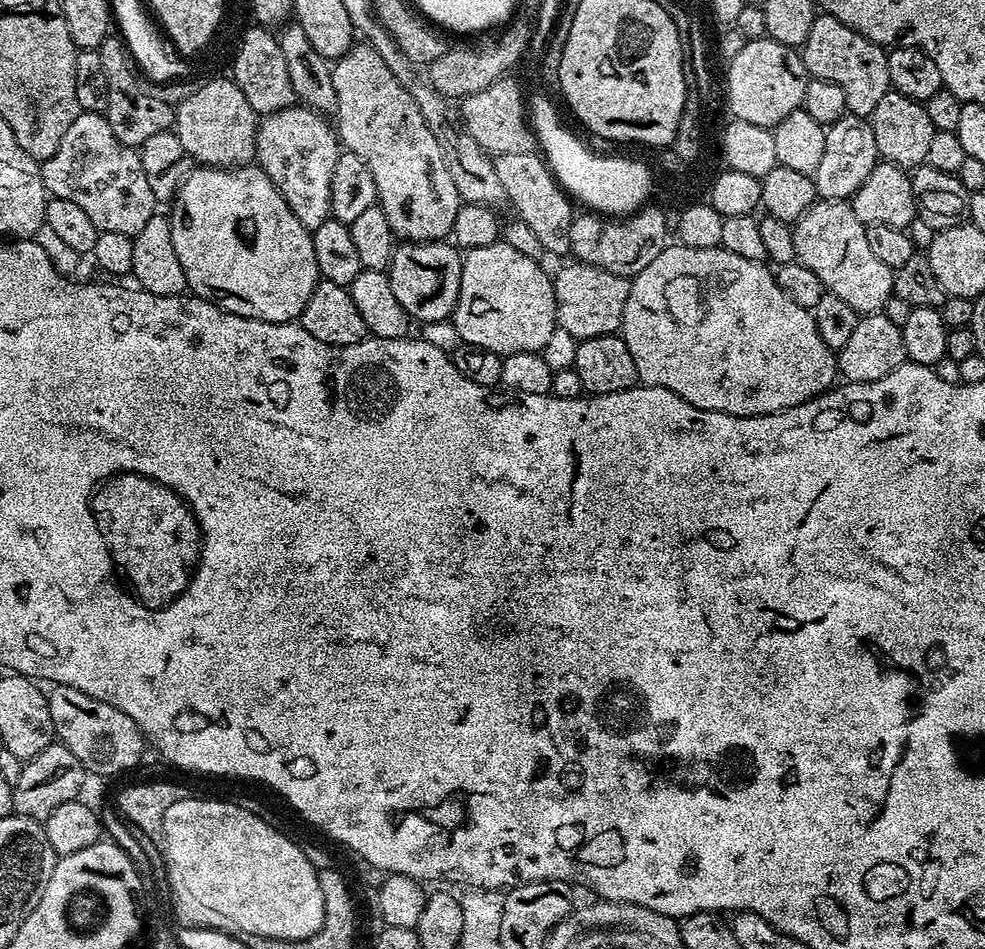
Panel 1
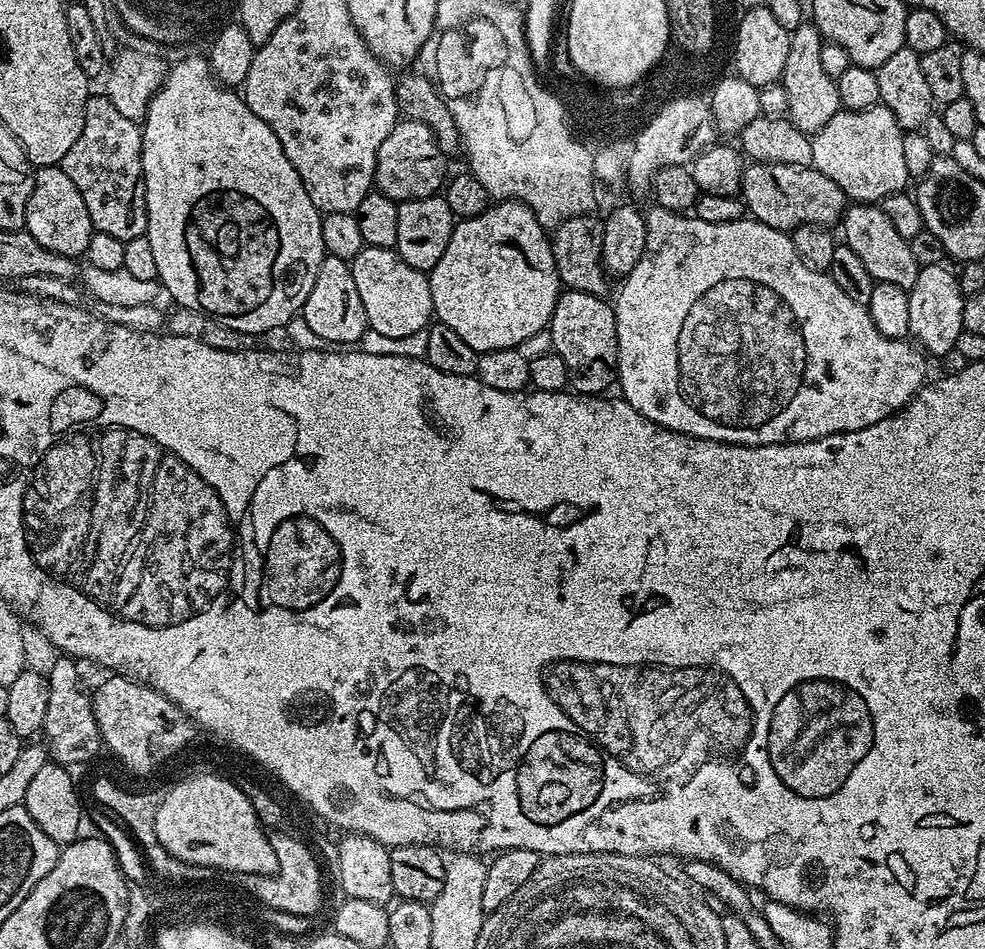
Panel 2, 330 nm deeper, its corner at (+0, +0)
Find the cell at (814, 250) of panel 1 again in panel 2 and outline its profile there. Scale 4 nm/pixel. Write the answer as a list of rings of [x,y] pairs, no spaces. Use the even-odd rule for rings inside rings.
[[[749,163],[741,178],[740,192],[751,219],[781,230],[791,230],[800,224],[832,226],[835,220],[837,223],[843,217],[846,207],[842,189],[811,166],[799,168],[789,164]]]

